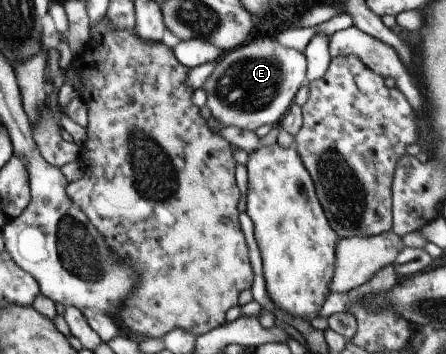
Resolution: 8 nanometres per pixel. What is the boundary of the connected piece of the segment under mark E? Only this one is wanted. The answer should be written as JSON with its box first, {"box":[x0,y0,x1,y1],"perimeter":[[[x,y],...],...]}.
{"box":[199,37,307,131],"perimeter":[[[261,37],[221,53],[215,59],[215,69],[199,89],[206,94],[203,106],[222,127],[255,131],[261,125],[277,126],[299,87],[307,83],[303,52],[279,45],[274,37]]]}

